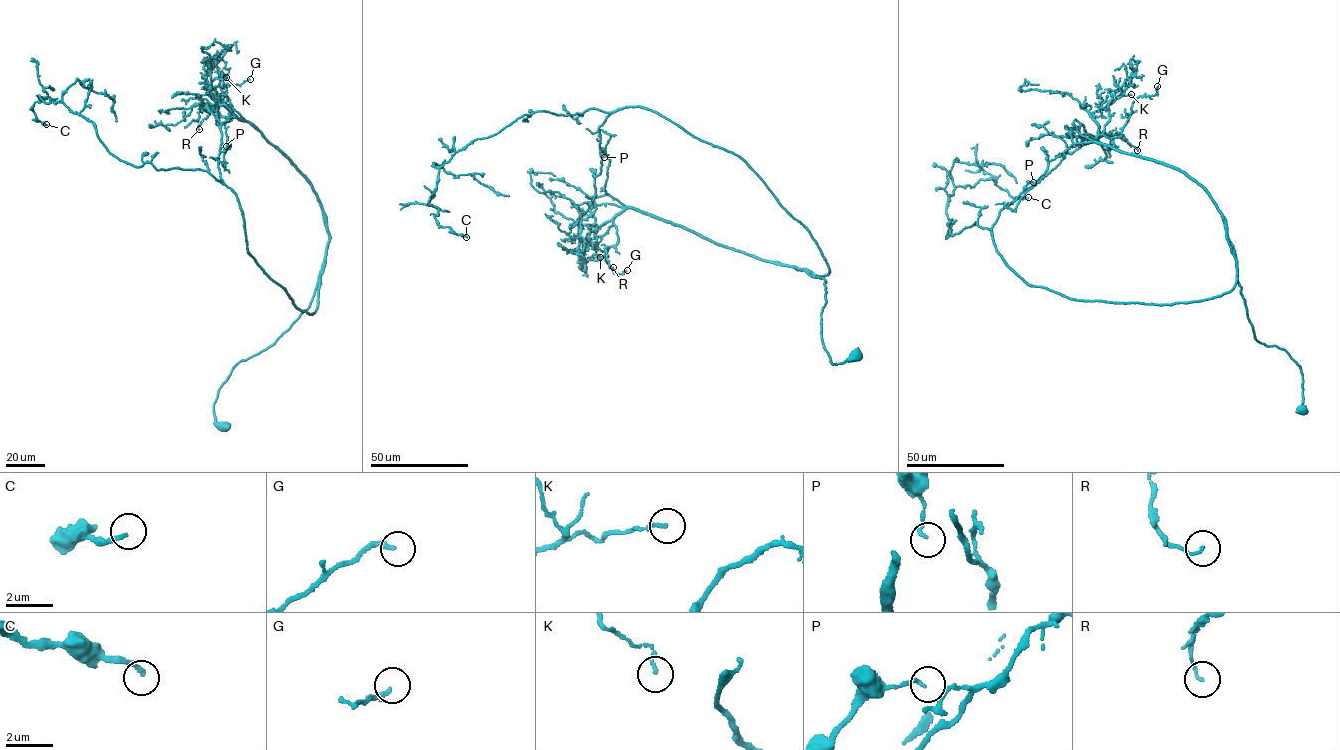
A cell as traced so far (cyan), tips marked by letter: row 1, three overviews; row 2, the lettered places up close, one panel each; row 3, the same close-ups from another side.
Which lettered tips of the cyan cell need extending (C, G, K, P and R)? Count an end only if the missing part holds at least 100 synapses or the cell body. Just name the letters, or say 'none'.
none

